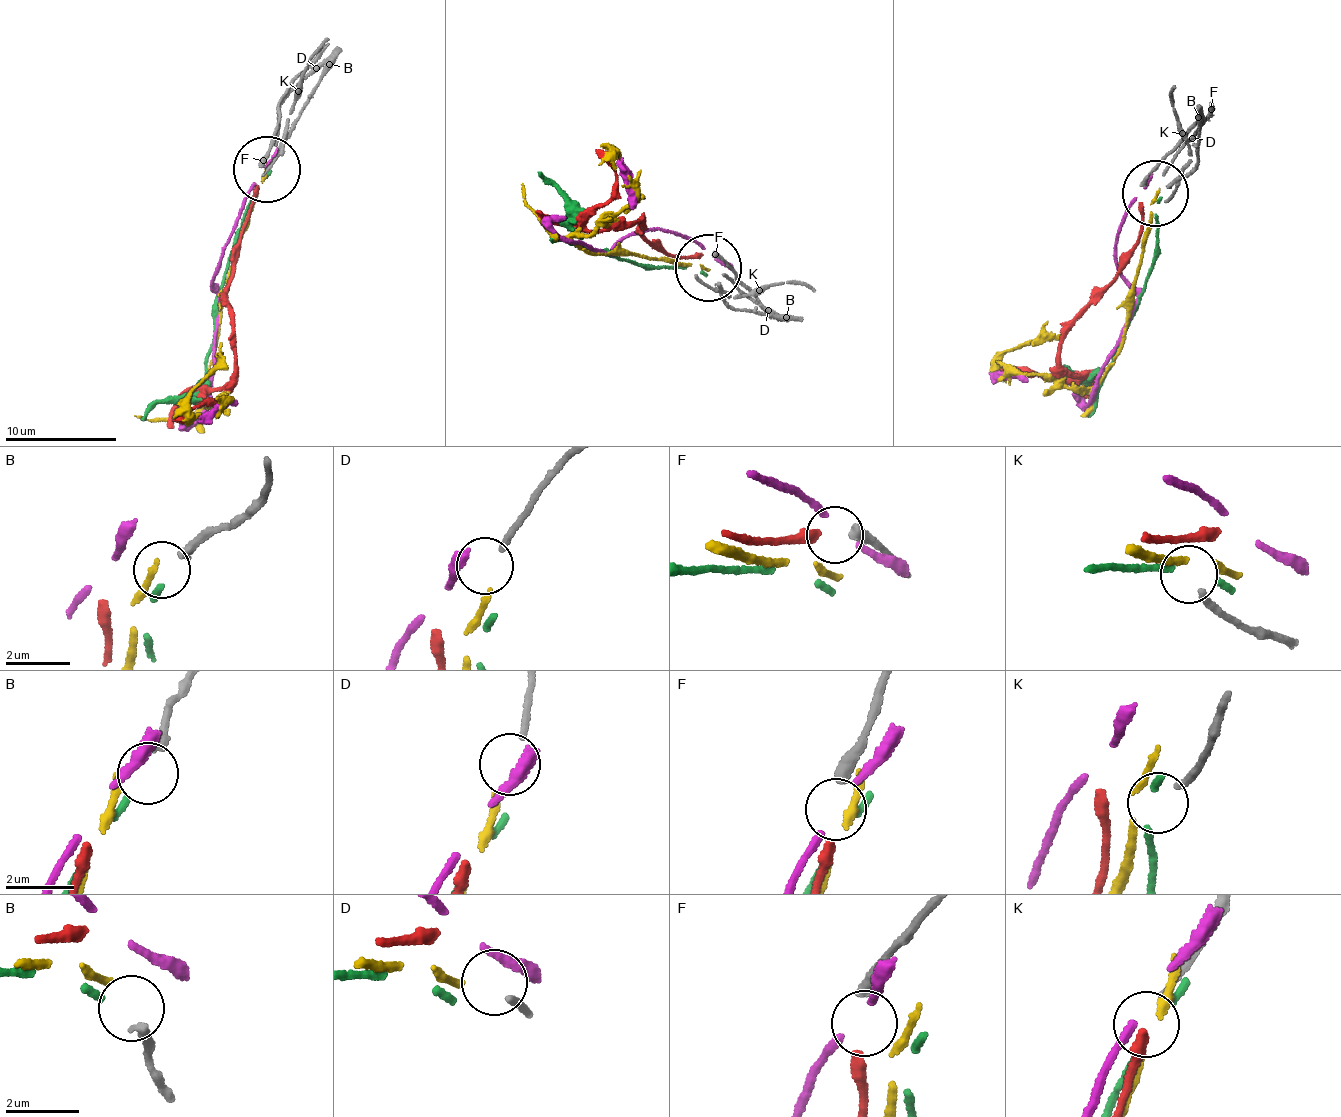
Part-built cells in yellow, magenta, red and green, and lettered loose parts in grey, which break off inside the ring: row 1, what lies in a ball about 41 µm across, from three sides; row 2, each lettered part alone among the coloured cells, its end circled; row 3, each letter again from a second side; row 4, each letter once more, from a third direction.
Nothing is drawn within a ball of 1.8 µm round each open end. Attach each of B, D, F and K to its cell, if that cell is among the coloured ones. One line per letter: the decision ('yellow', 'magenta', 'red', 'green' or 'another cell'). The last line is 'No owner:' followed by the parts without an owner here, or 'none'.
B: green
D: yellow
F: red
K: another cell
No owner: K

